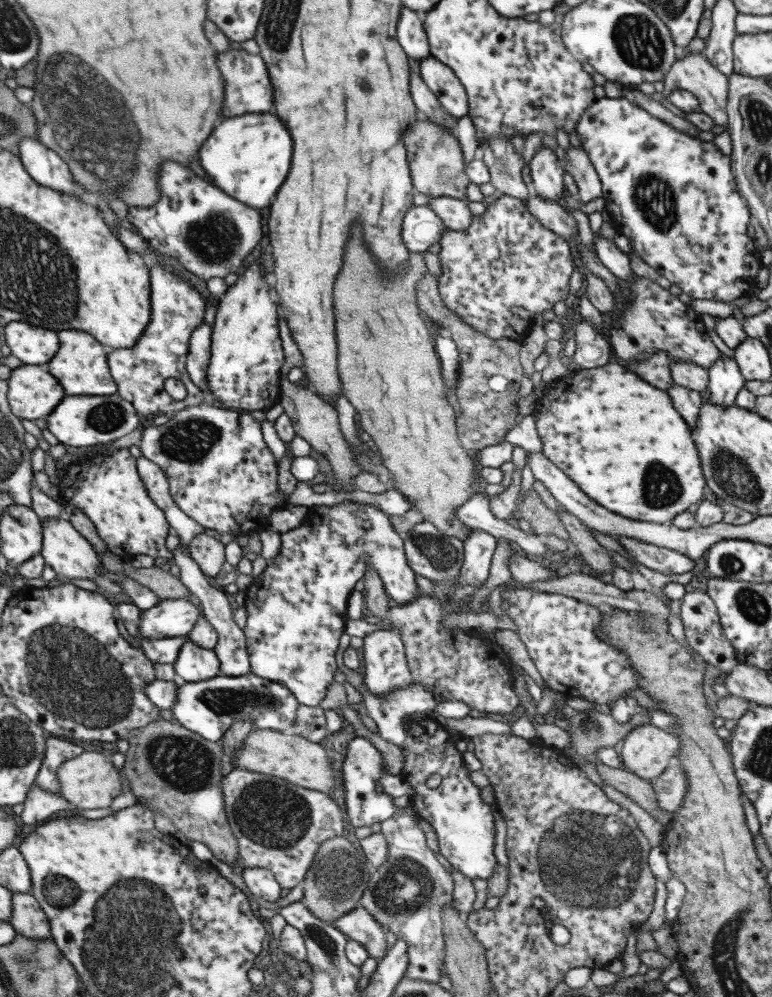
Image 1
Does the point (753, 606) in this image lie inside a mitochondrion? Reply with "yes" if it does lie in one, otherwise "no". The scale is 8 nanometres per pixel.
yes

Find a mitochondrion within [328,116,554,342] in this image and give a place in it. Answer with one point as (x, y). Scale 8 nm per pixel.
(506, 171)

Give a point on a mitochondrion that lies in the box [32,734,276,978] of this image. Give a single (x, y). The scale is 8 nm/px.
(60, 891)

